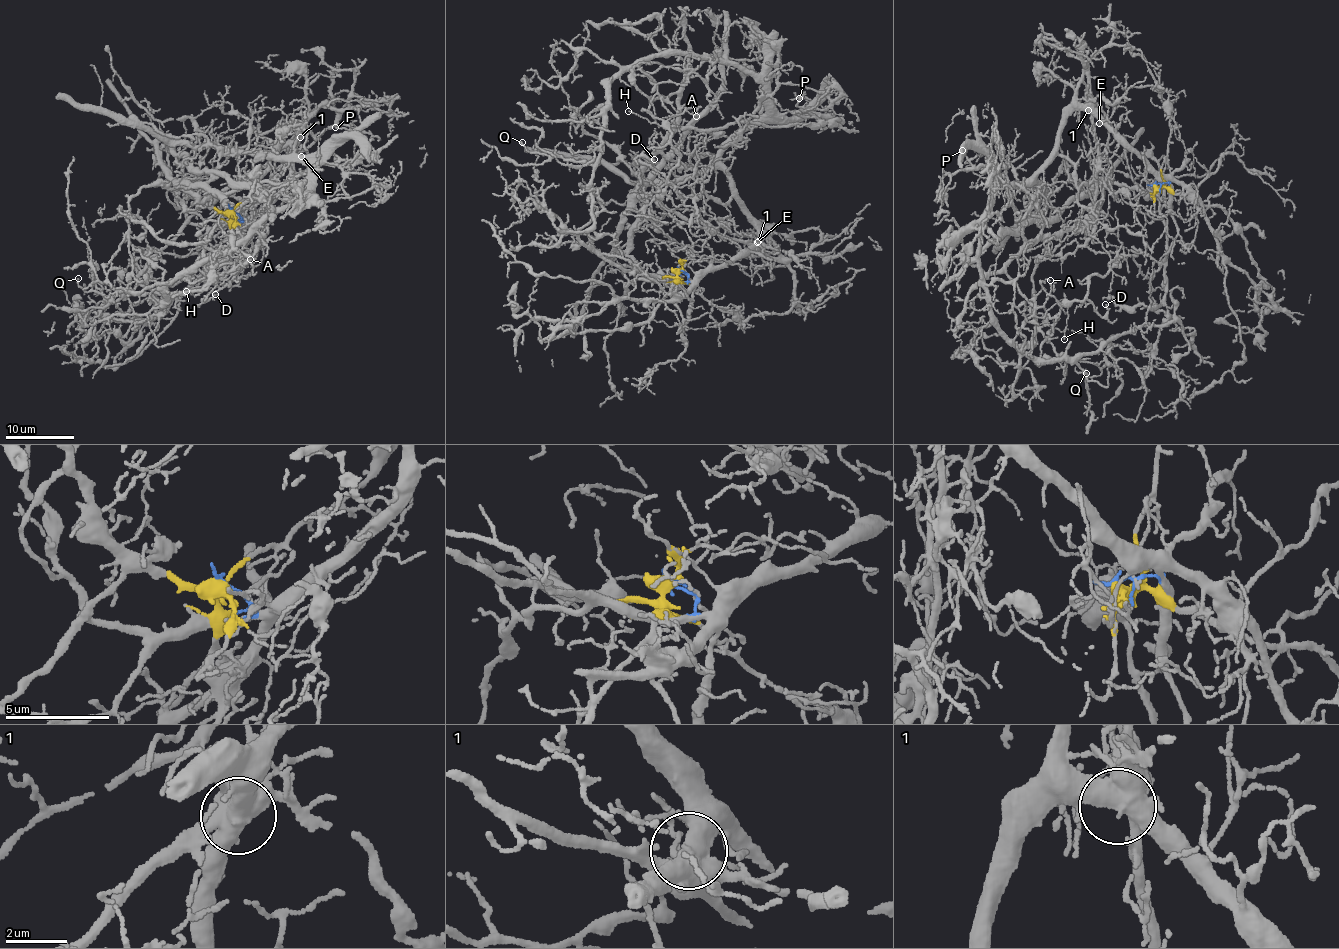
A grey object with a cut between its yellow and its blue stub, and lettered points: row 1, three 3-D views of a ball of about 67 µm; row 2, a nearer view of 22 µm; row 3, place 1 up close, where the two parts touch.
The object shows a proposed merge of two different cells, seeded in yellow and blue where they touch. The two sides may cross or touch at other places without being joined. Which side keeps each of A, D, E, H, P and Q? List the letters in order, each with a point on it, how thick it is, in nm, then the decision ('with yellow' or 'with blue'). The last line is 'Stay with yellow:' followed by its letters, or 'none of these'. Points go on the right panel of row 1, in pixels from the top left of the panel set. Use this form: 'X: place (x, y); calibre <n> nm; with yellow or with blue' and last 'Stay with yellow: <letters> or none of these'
A: place (1050, 280); calibre 120 nm; with yellow
D: place (1105, 304); calibre 140 nm; with yellow
E: place (1099, 123); calibre 130 nm; with blue
H: place (1064, 339); calibre 90 nm; with yellow
P: place (962, 150); calibre 120 nm; with blue
Q: place (1086, 373); calibre 120 nm; with blue
Stay with yellow: A, D, H

